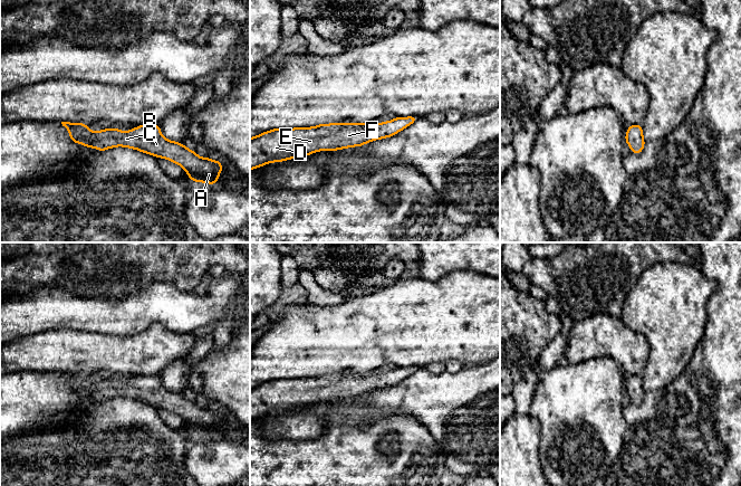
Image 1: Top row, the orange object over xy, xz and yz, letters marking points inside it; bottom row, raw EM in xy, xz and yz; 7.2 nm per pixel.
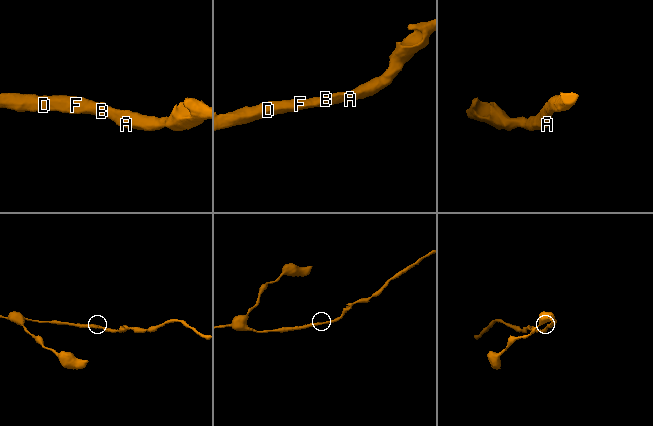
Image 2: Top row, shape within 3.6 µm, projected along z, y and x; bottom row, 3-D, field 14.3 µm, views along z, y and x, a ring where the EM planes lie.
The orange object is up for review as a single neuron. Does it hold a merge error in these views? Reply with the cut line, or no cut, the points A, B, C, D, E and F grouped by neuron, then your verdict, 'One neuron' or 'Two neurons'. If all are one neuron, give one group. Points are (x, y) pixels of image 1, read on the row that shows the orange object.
No split. Groups: A B C D E F. One neuron

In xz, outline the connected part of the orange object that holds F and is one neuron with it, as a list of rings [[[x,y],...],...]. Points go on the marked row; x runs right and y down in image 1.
[[[417,116],[396,117],[378,124],[331,123],[314,127],[273,128],[250,137],[250,170],[271,162],[307,156],[317,151],[362,146],[386,139],[417,121]]]

